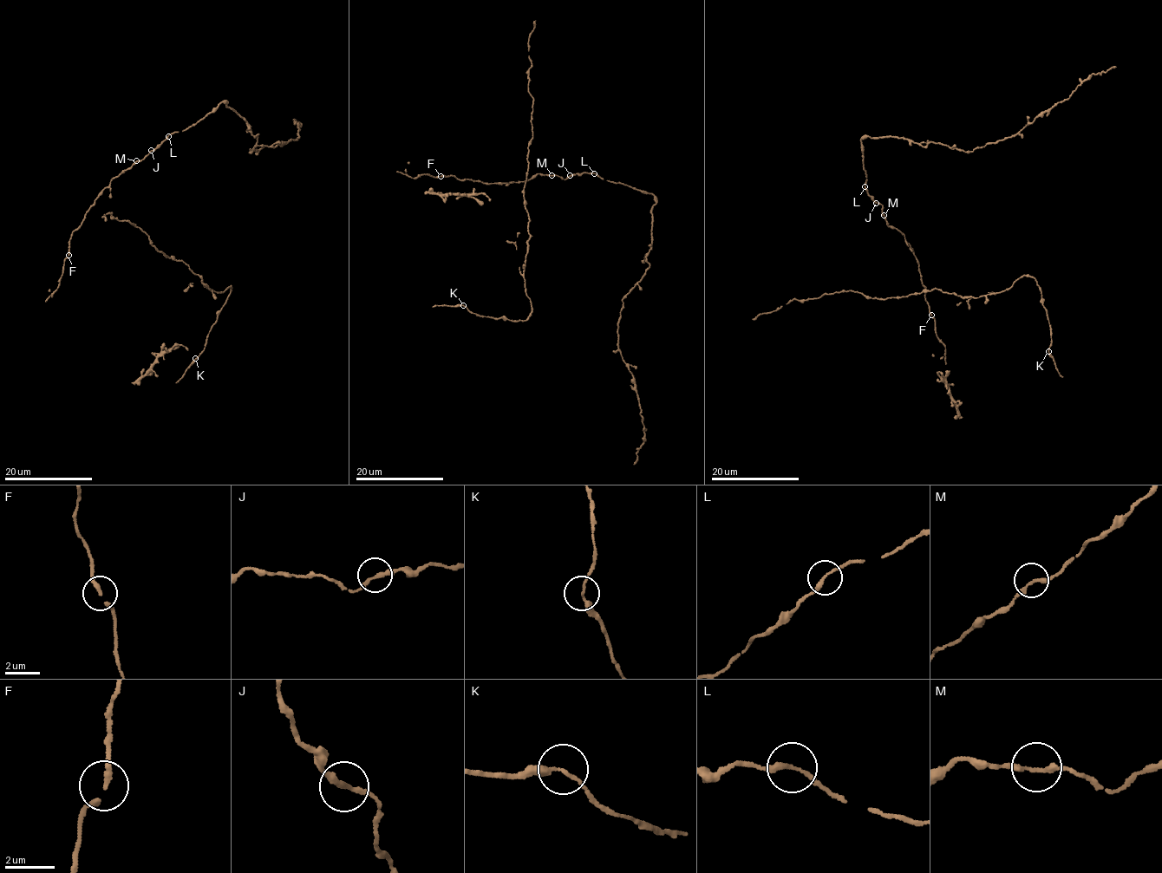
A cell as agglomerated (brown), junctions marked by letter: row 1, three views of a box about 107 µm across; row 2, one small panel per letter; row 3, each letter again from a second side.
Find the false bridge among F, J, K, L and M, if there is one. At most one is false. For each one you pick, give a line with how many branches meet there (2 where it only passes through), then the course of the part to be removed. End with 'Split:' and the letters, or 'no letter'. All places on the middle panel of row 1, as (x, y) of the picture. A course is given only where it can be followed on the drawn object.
Split: no letter

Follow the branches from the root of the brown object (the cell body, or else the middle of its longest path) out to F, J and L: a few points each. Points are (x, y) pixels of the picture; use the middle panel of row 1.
F: (551, 176), (538, 173), (525, 181), (489, 184), (459, 179), (452, 174), (440, 176)
J: (551, 176), (565, 179), (570, 175)
L: (551, 176), (565, 179), (577, 173), (594, 173)

